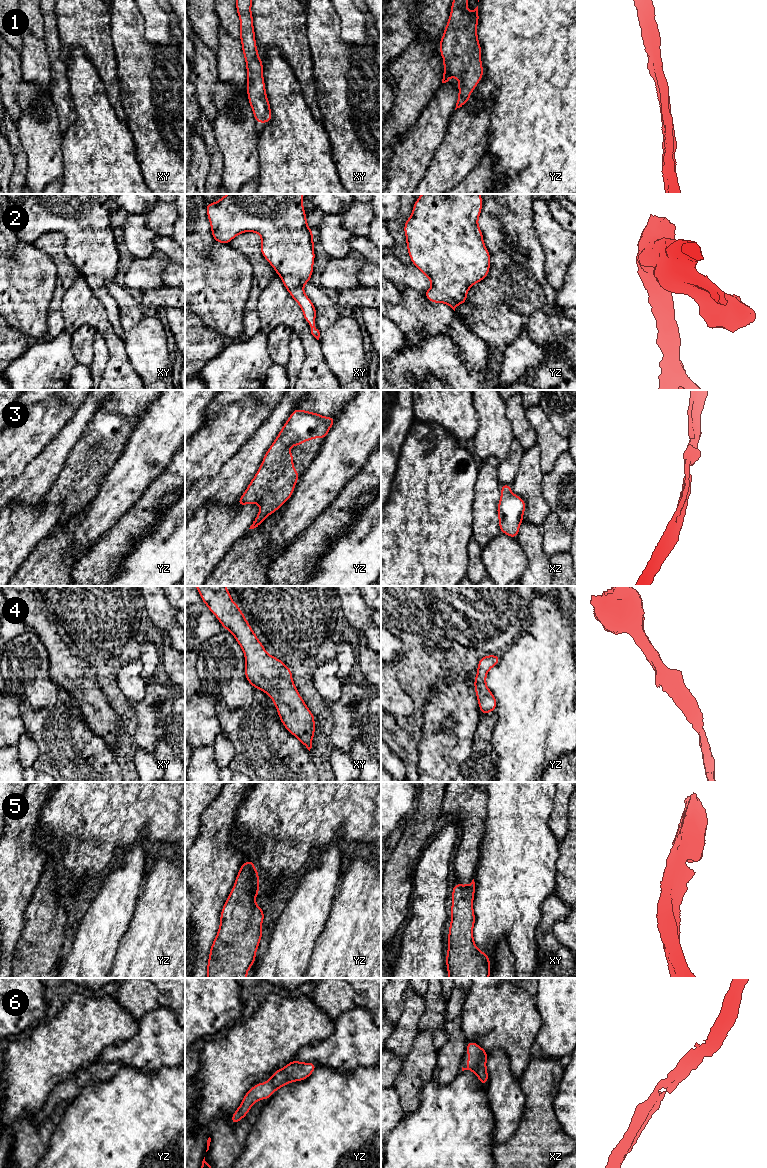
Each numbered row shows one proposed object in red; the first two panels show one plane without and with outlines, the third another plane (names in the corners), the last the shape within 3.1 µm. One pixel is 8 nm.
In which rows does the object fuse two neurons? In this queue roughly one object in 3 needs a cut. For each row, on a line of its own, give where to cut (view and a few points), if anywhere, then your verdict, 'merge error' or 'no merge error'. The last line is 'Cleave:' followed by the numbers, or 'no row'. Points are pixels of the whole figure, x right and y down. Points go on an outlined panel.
1: cut none; no merge error
2: cut none; no merge error
3: cut none; no merge error
4: cut none; no merge error
5: cut none; no merge error
6: cut none; no merge error
Cleave: no row

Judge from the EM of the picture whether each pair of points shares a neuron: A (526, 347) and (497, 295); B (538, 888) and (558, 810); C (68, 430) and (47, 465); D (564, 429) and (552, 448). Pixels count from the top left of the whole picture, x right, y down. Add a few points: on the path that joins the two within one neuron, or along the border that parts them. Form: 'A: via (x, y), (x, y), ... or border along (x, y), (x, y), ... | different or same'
A: border along (504, 347), (522, 335), (527, 335), (541, 347) | different
B: border along (552, 807), (548, 827), (559, 842) | different
C: via (66, 439), (54, 456) | same
D: border along (546, 415), (554, 429), (566, 438) | different

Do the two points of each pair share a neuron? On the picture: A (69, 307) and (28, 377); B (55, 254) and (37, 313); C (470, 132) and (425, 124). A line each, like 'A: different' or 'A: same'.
A: different
B: different
C: different

